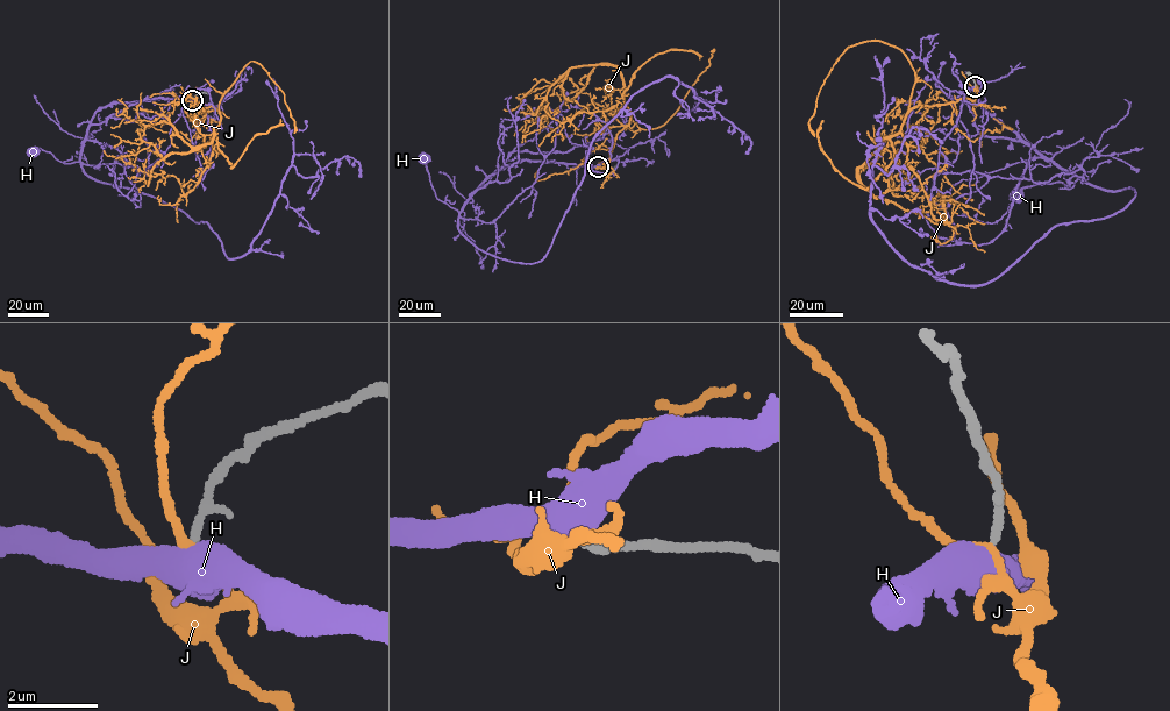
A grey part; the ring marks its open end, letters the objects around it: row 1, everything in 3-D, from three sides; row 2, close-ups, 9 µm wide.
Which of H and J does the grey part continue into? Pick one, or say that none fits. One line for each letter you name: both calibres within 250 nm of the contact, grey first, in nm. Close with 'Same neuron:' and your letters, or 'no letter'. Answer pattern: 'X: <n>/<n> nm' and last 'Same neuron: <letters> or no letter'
H: 130/500 nm
Same neuron: H

